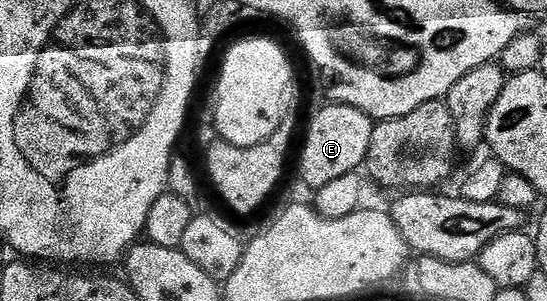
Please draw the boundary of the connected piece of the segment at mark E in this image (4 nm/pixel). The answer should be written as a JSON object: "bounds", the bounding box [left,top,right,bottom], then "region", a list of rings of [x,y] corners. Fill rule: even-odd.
{"bounds":[301,103,374,191],"region":[[[325,103],[313,117],[301,149],[301,177],[313,191],[327,187],[334,179],[358,172],[364,166],[373,134],[374,120],[350,105]]]}

